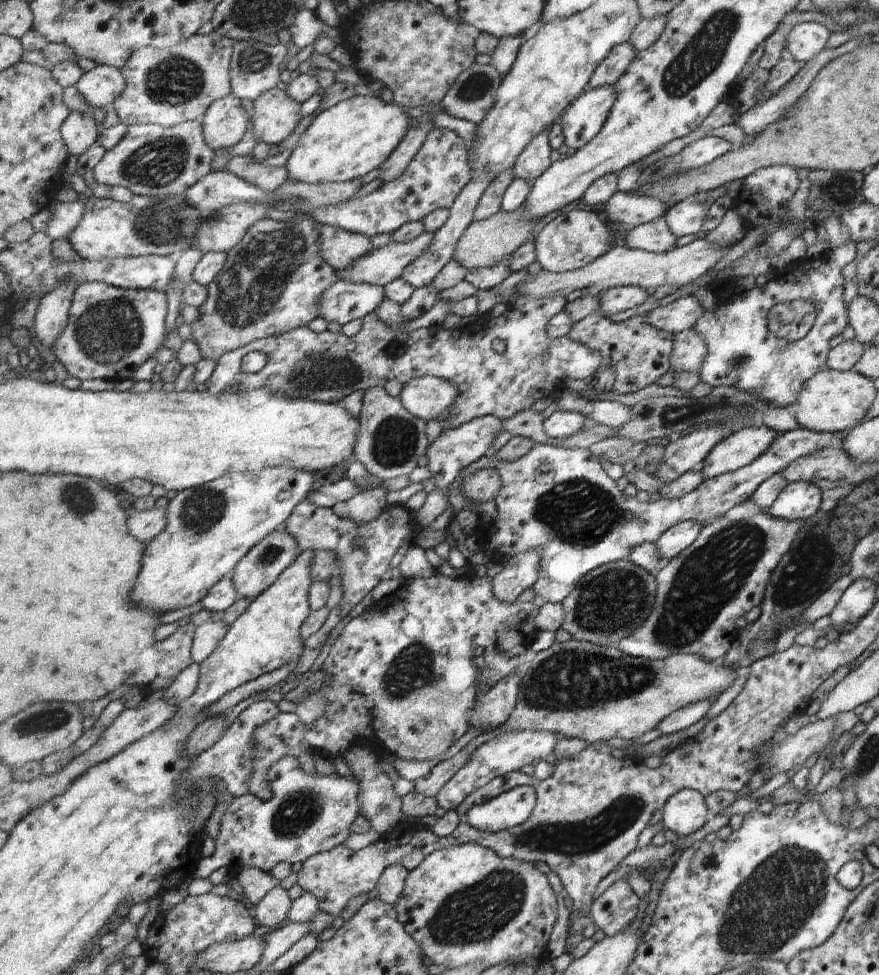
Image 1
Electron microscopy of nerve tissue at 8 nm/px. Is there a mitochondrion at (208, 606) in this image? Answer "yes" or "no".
no

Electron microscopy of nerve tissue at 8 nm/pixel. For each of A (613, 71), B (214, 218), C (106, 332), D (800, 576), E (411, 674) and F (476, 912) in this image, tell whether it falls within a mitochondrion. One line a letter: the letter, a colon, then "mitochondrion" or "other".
A: other
B: mitochondrion
C: mitochondrion
D: mitochondrion
E: mitochondrion
F: mitochondrion

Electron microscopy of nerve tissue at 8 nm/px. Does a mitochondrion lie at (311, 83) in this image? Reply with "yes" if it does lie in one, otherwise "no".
no

